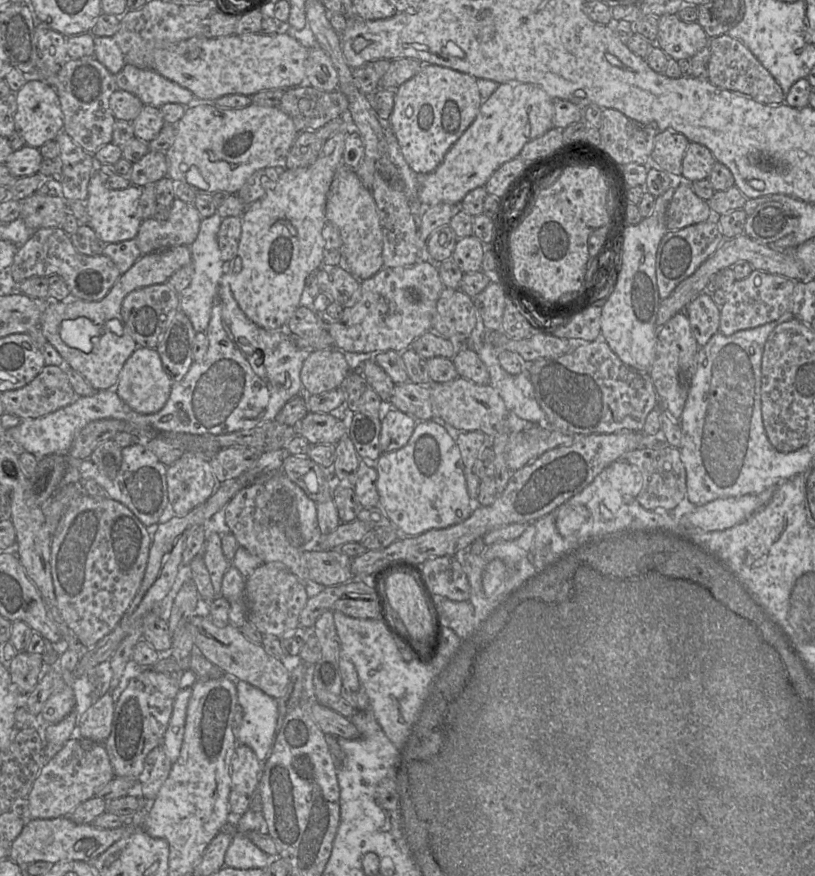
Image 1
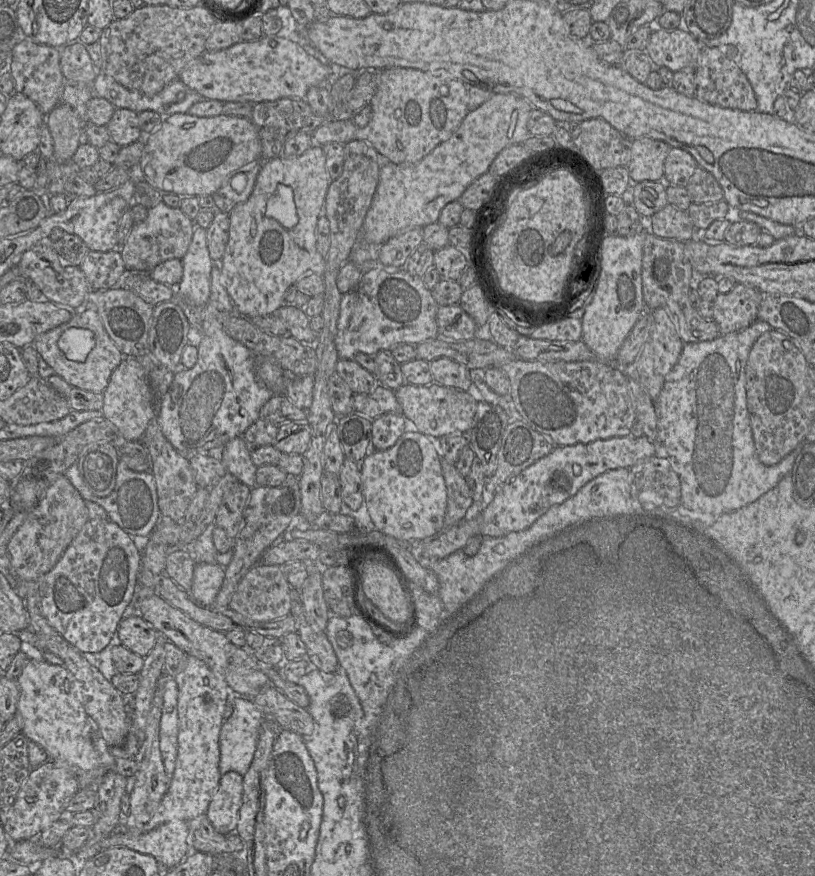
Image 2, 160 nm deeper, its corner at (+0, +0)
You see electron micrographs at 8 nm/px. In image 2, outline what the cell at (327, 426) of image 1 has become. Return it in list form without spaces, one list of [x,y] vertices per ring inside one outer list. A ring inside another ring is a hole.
[[[285,422],[278,426],[273,446],[284,454],[302,455],[311,440],[311,427],[306,422]]]

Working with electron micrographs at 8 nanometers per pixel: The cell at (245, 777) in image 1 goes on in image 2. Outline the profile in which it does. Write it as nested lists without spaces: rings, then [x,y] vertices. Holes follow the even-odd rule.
[[[230,771],[221,777],[205,813],[215,831],[223,835],[235,832],[242,794],[242,775]]]

